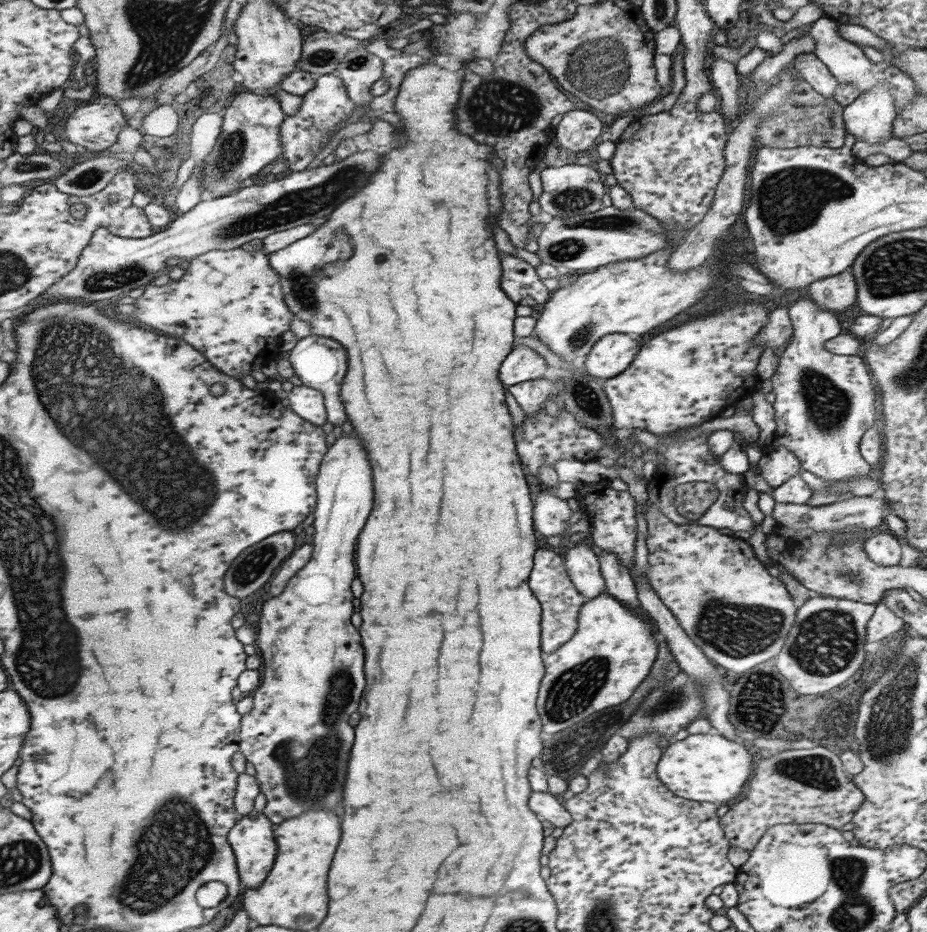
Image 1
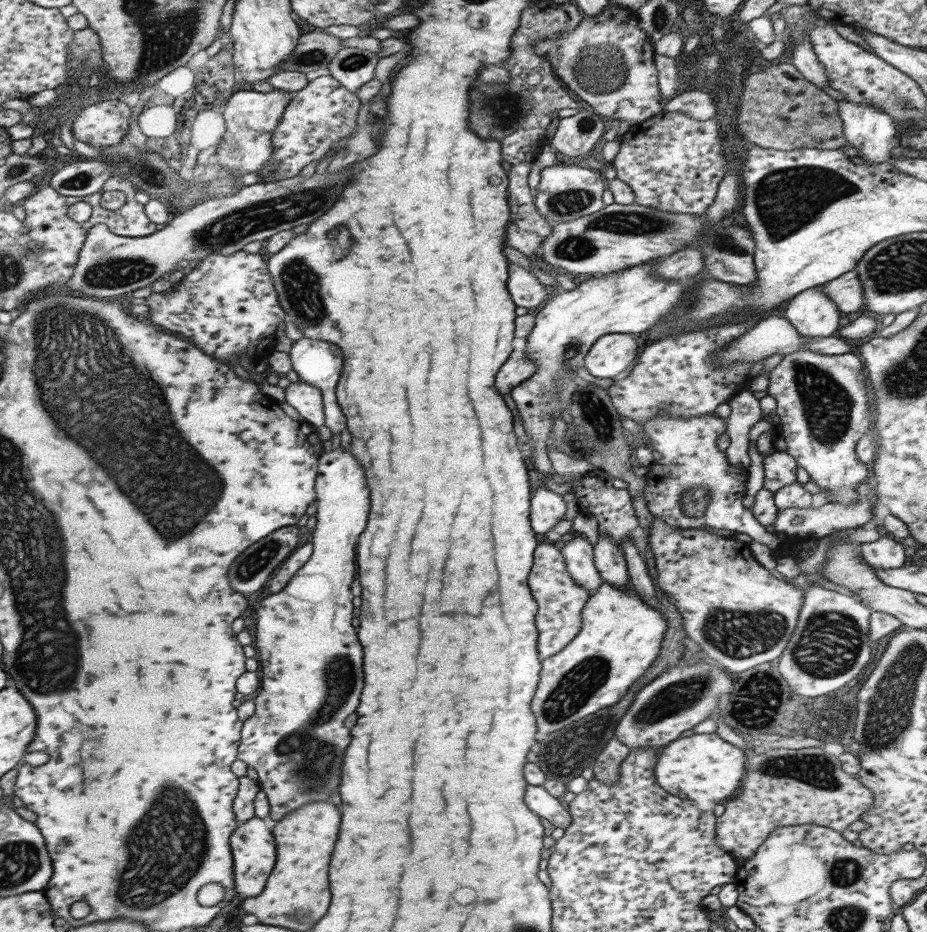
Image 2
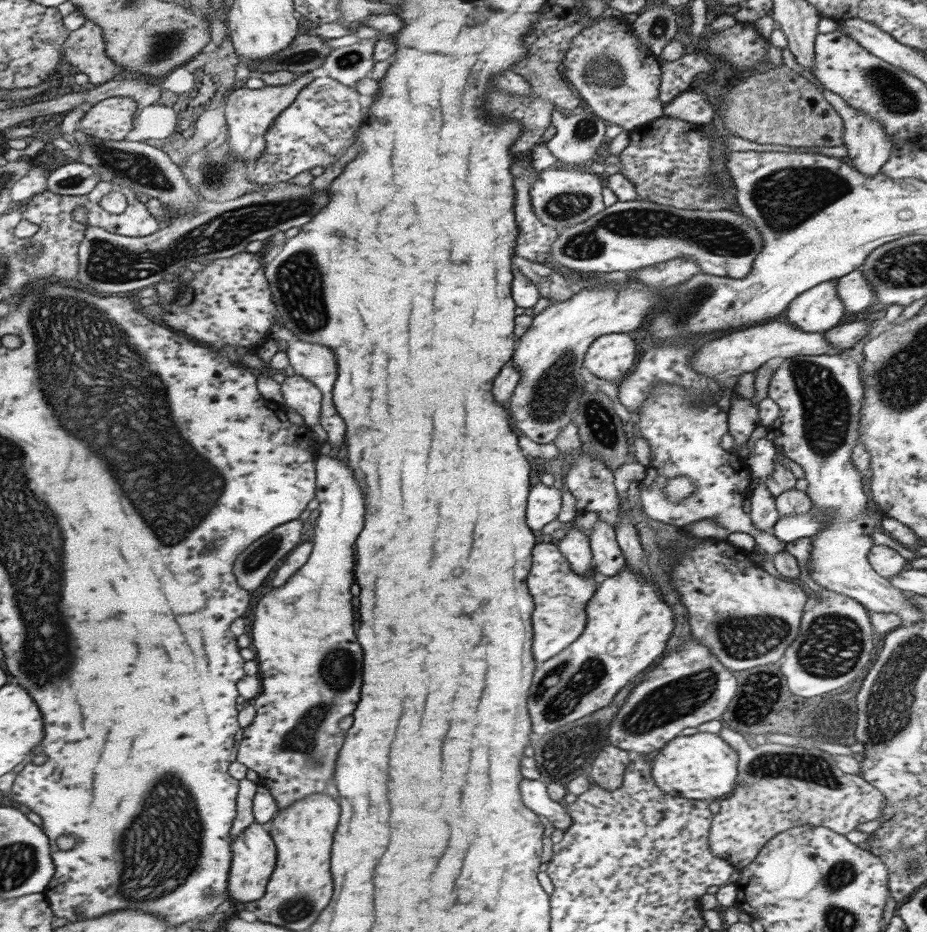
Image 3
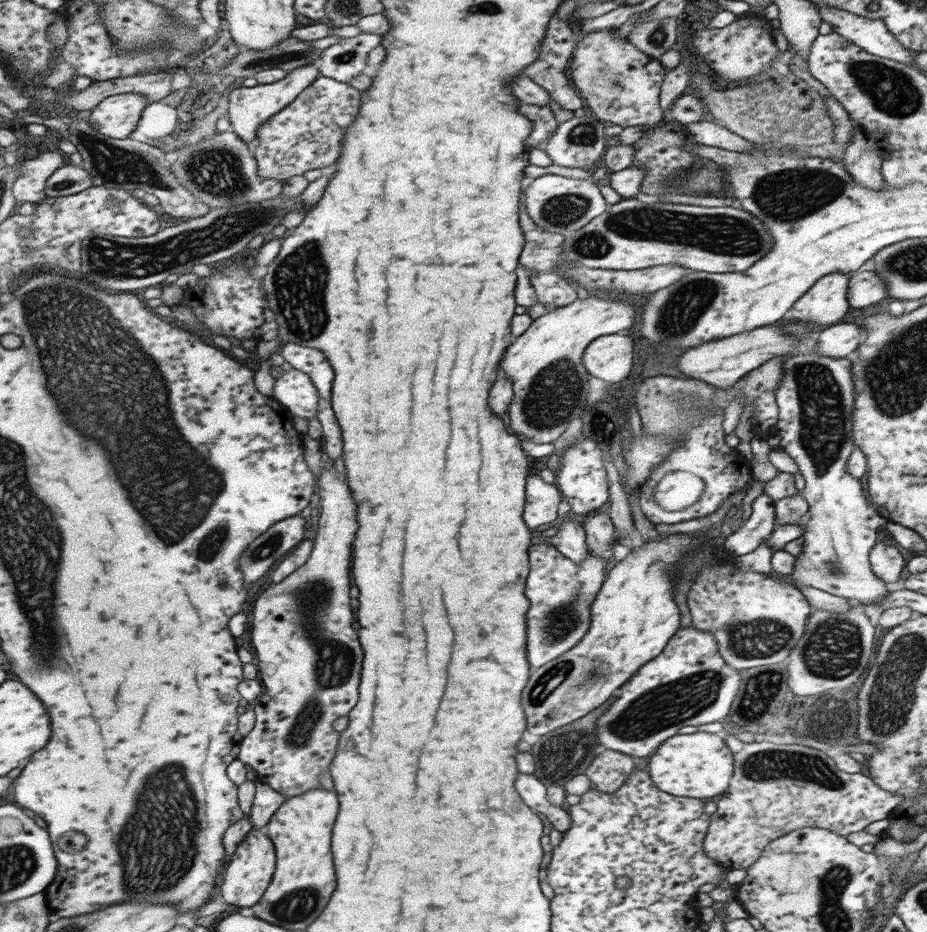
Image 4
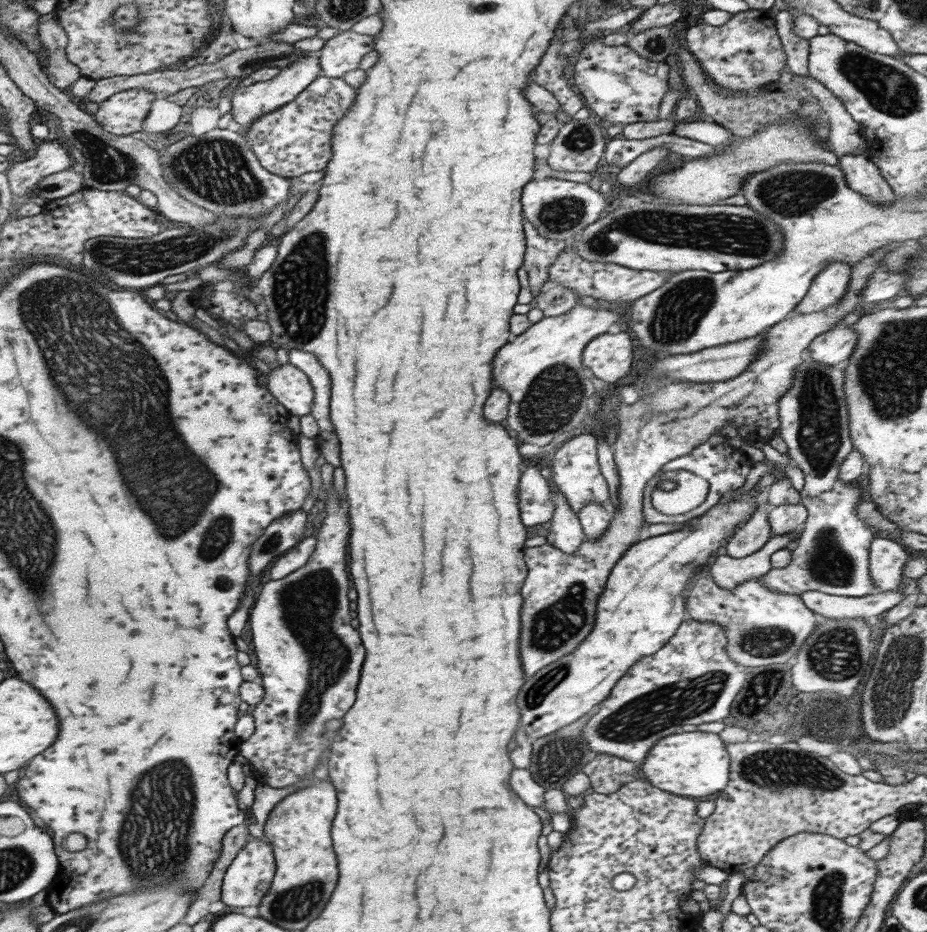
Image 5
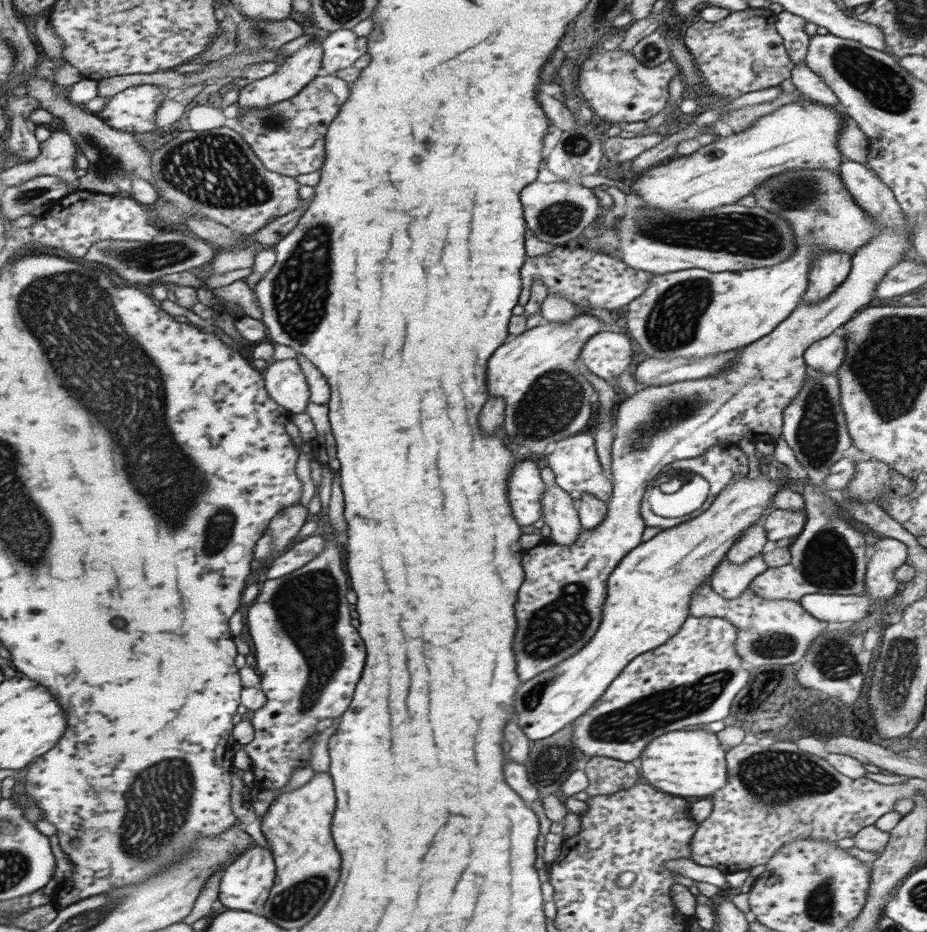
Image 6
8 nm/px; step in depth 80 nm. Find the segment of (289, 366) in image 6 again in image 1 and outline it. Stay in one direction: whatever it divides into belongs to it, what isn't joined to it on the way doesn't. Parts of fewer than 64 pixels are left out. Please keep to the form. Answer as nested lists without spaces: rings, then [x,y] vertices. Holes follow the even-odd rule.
[[[305,385],[292,386],[285,392],[288,407],[303,420],[322,426],[326,421],[326,410],[321,393]]]

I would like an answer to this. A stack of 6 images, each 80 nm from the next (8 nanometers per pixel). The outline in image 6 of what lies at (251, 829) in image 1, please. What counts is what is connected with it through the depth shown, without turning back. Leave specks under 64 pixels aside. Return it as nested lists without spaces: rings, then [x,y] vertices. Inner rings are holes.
[[[253,844],[239,853],[225,866],[219,883],[219,902],[231,910],[255,910],[261,908],[271,885],[273,884],[273,859],[268,847],[257,847]]]

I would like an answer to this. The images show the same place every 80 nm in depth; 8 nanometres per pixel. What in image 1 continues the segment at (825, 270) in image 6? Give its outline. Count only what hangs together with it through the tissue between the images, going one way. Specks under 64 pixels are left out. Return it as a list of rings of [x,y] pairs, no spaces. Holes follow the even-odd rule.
[[[807,294],[802,295],[787,307],[787,314],[792,326],[792,337],[785,350],[778,357],[778,364],[769,377],[771,392],[775,394],[772,403],[774,420],[774,437],[772,442],[780,443],[790,450],[799,461],[800,468],[811,474],[824,478],[829,482],[848,481],[857,476],[867,475],[870,464],[866,463],[859,454],[858,444],[861,435],[872,426],[877,416],[875,404],[875,386],[871,385],[871,378],[861,357],[843,357],[827,352],[822,344],[841,332],[835,315],[810,299]]]

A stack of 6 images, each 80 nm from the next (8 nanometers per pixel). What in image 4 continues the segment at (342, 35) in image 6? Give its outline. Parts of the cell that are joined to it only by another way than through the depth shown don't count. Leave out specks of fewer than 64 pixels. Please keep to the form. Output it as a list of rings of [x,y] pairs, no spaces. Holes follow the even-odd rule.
[[[359,33],[353,38],[345,38],[337,44],[321,51],[317,60],[320,75],[348,83],[357,74],[370,72],[365,60],[370,50],[381,42],[377,34]]]

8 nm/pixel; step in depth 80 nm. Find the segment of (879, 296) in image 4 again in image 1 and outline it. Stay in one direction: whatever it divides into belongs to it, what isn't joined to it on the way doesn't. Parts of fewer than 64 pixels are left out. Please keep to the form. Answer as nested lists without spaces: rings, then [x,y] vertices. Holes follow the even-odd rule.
[[[843,271],[812,282],[806,287],[805,294],[827,310],[842,311],[856,302],[855,286],[854,276]]]

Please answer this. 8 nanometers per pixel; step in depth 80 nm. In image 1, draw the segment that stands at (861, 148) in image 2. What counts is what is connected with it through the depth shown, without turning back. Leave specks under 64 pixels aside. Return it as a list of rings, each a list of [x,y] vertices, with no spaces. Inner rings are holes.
[[[887,83],[871,87],[842,108],[844,130],[856,141],[881,144],[892,136],[891,125],[896,117]]]

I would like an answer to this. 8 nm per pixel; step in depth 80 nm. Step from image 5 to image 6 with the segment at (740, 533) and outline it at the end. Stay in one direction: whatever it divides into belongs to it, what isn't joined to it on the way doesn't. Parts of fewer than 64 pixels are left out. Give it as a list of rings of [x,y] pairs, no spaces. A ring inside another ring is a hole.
[[[761,517],[757,523],[747,528],[747,531],[735,541],[725,553],[725,559],[733,565],[747,563],[751,557],[759,555],[763,546],[767,543],[765,539],[765,529],[763,529],[764,517]]]

